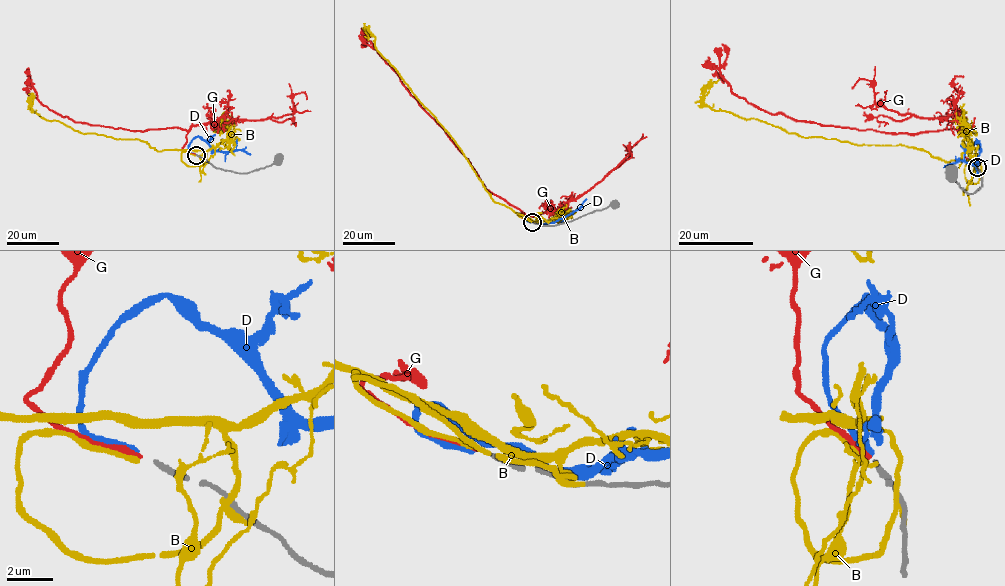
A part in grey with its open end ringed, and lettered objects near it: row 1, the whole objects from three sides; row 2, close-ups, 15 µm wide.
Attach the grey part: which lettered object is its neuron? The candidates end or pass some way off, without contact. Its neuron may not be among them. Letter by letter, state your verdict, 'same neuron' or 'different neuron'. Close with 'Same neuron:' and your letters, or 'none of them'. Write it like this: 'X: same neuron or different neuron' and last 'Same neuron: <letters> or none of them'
B: different neuron
D: different neuron
G: same neuron
Same neuron: G

